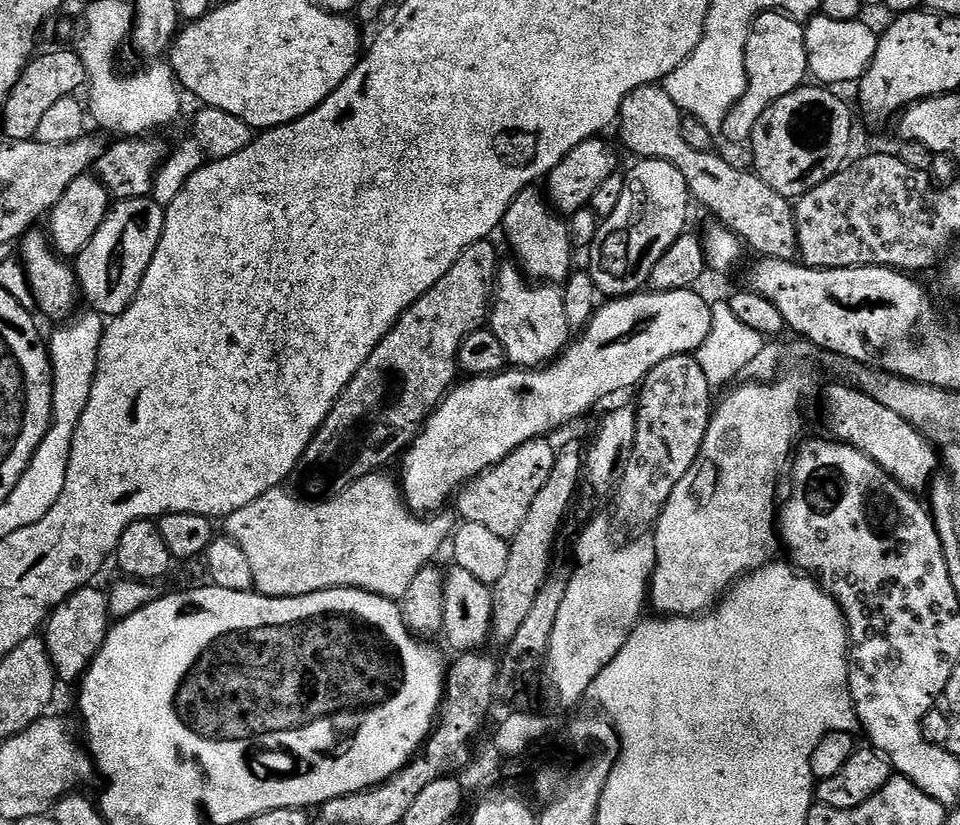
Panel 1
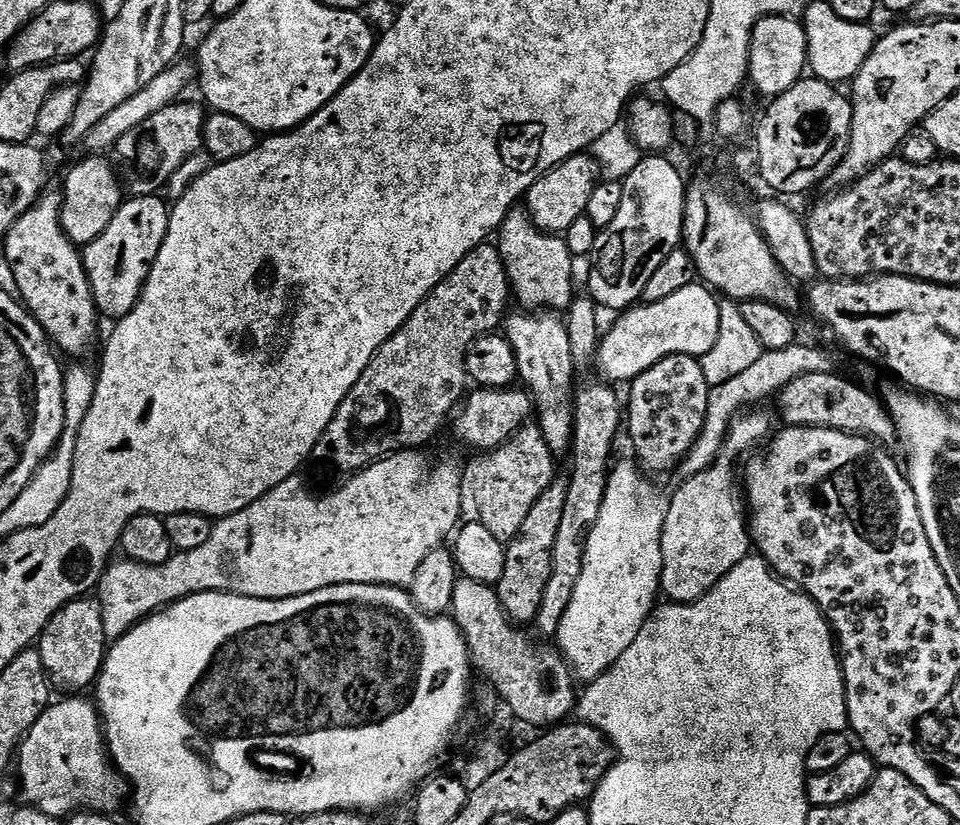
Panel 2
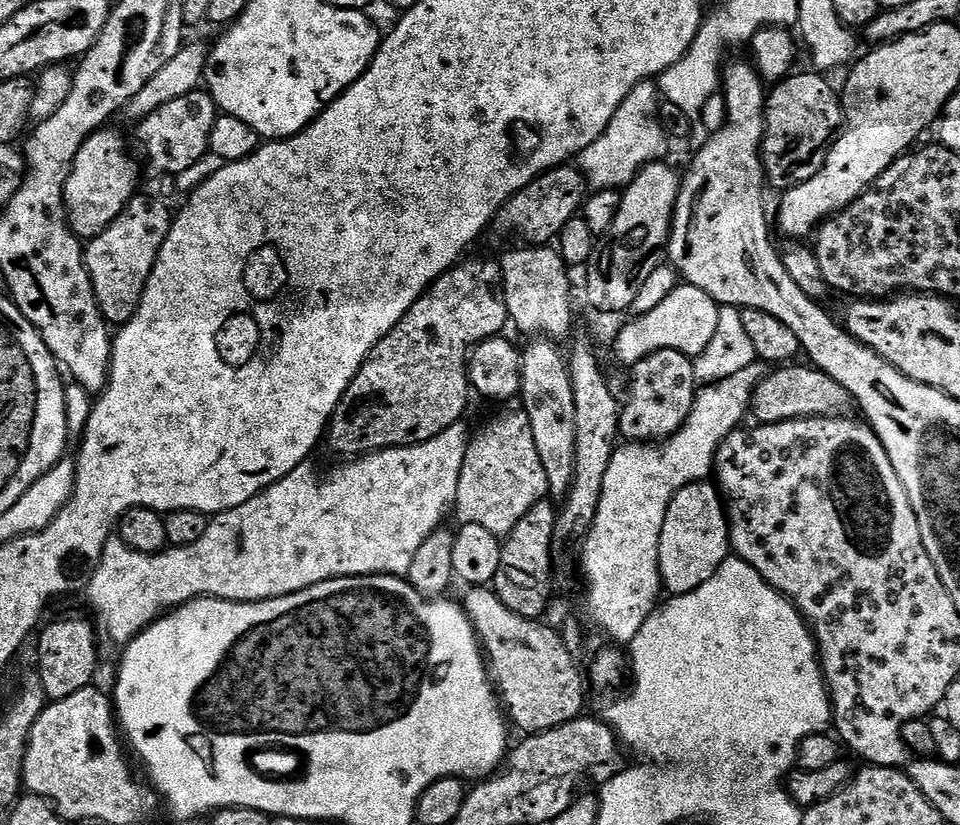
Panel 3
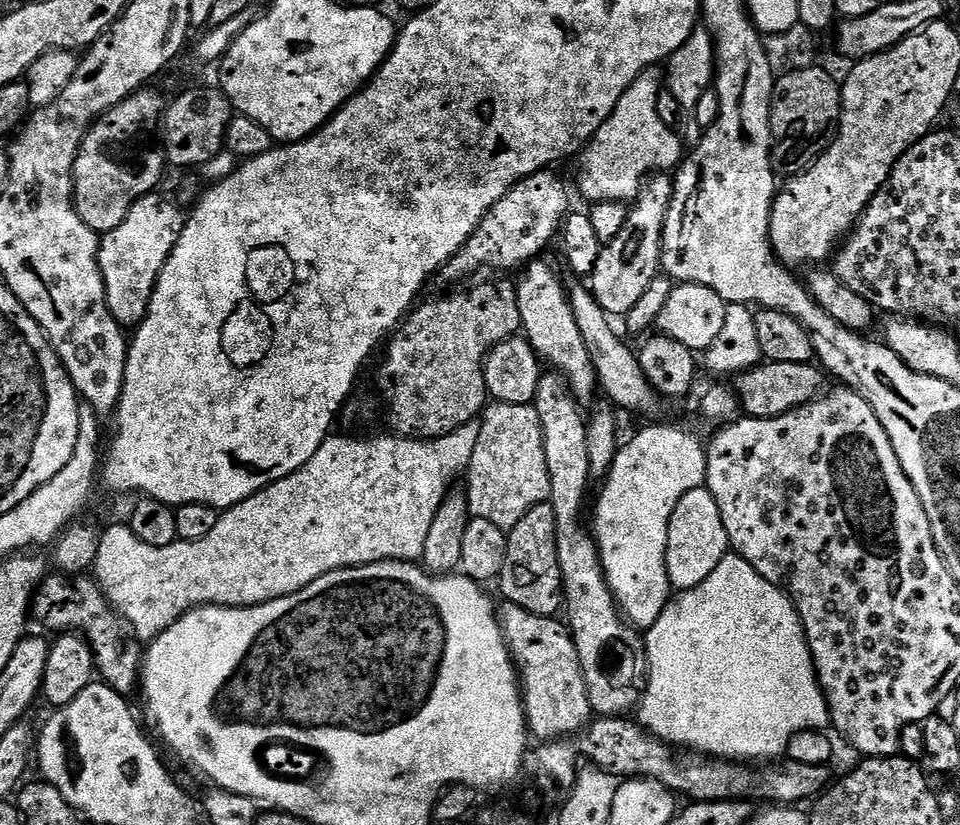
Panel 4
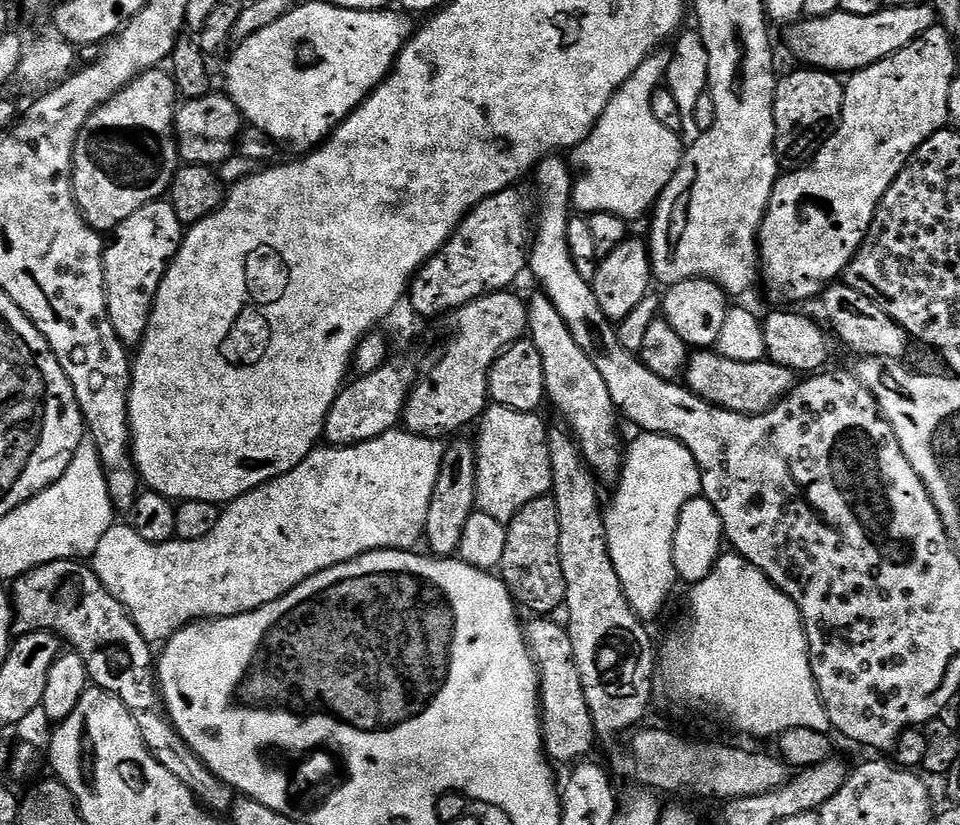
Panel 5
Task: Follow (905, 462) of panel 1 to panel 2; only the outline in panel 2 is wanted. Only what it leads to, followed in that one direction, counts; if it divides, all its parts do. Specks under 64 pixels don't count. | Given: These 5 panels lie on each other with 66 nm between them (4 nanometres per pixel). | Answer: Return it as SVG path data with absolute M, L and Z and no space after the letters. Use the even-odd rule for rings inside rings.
M807 372L794 378L778 393L780 412L787 423L805 428L837 428L843 432L853 432L855 436L869 437L881 445L888 446L897 439L896 424L887 407L880 404L864 388L859 388L852 380L836 376L831 372Z

